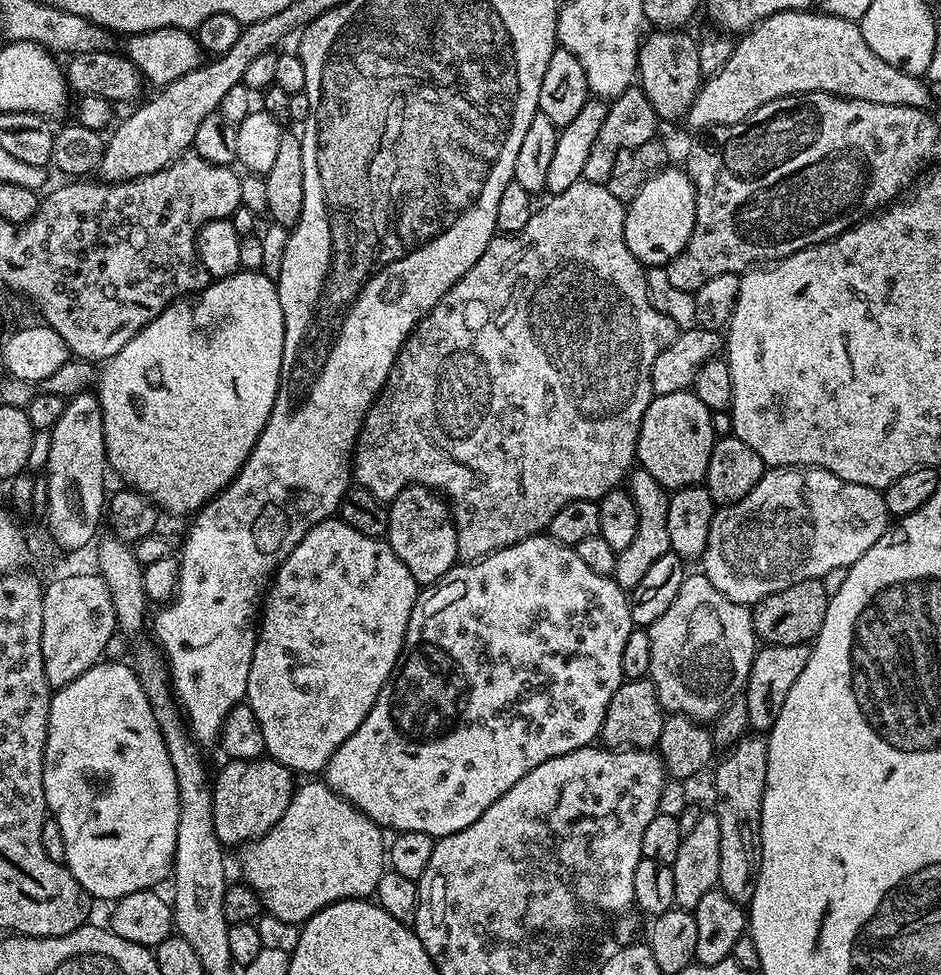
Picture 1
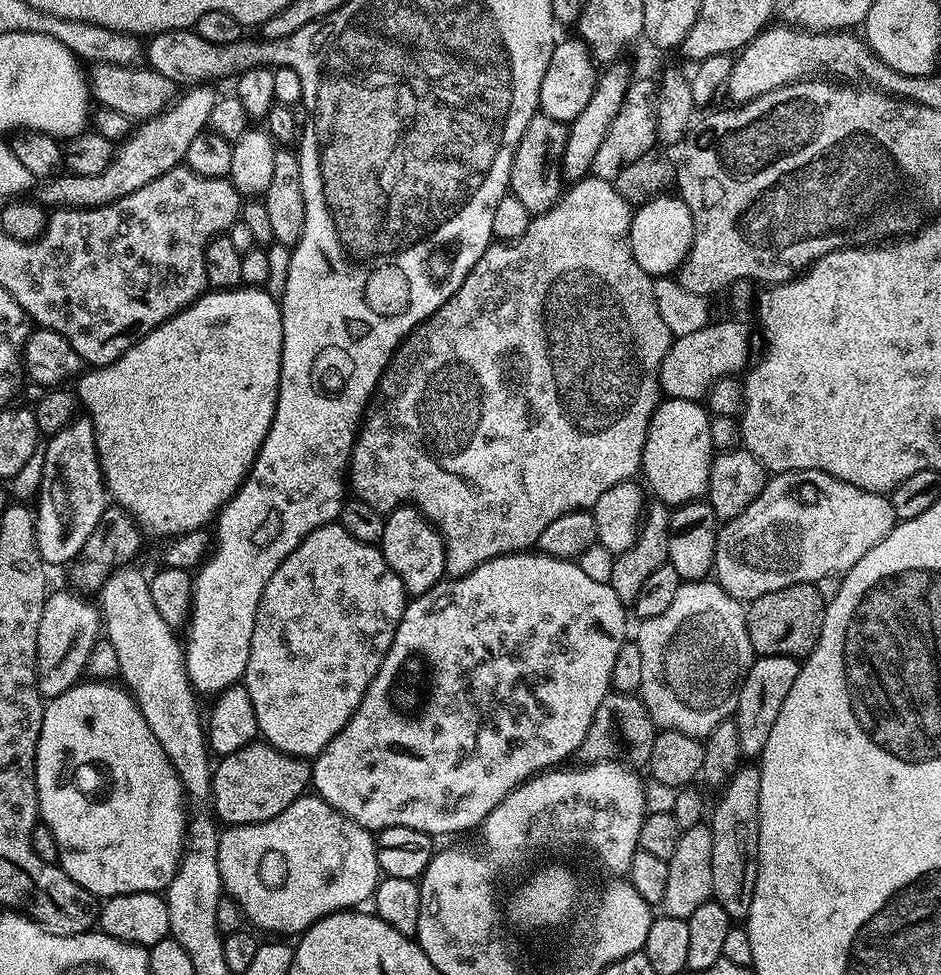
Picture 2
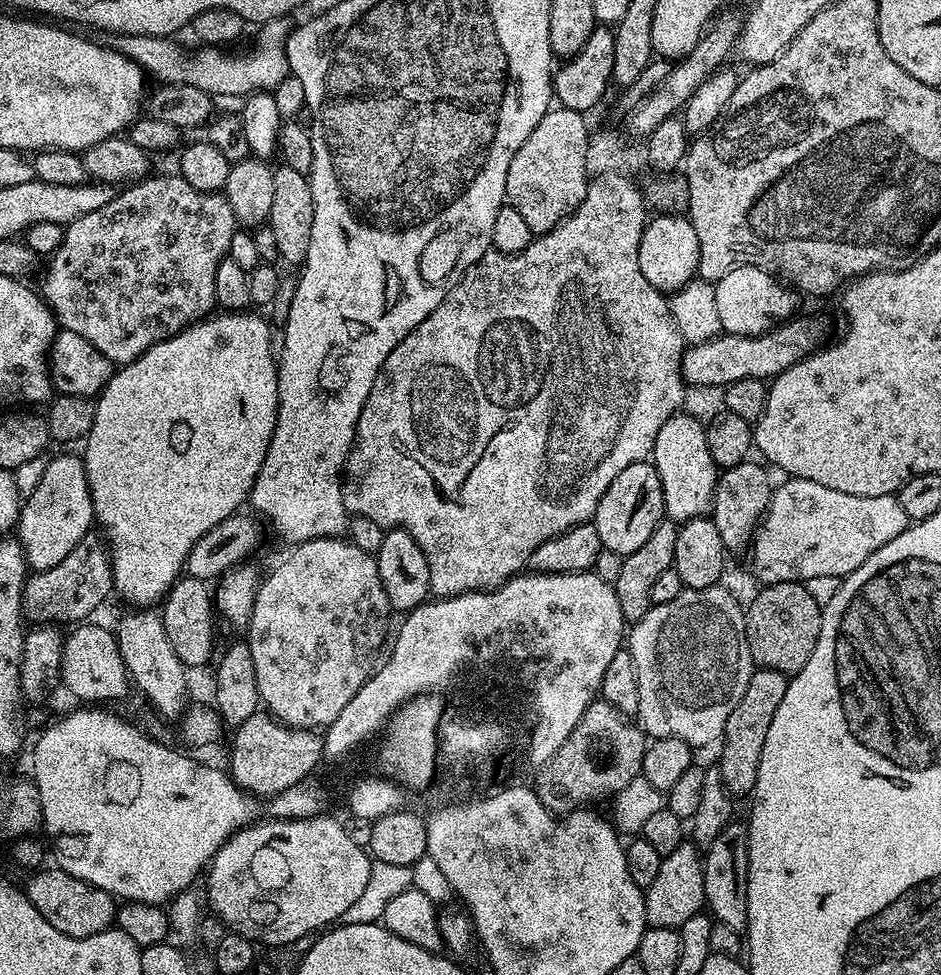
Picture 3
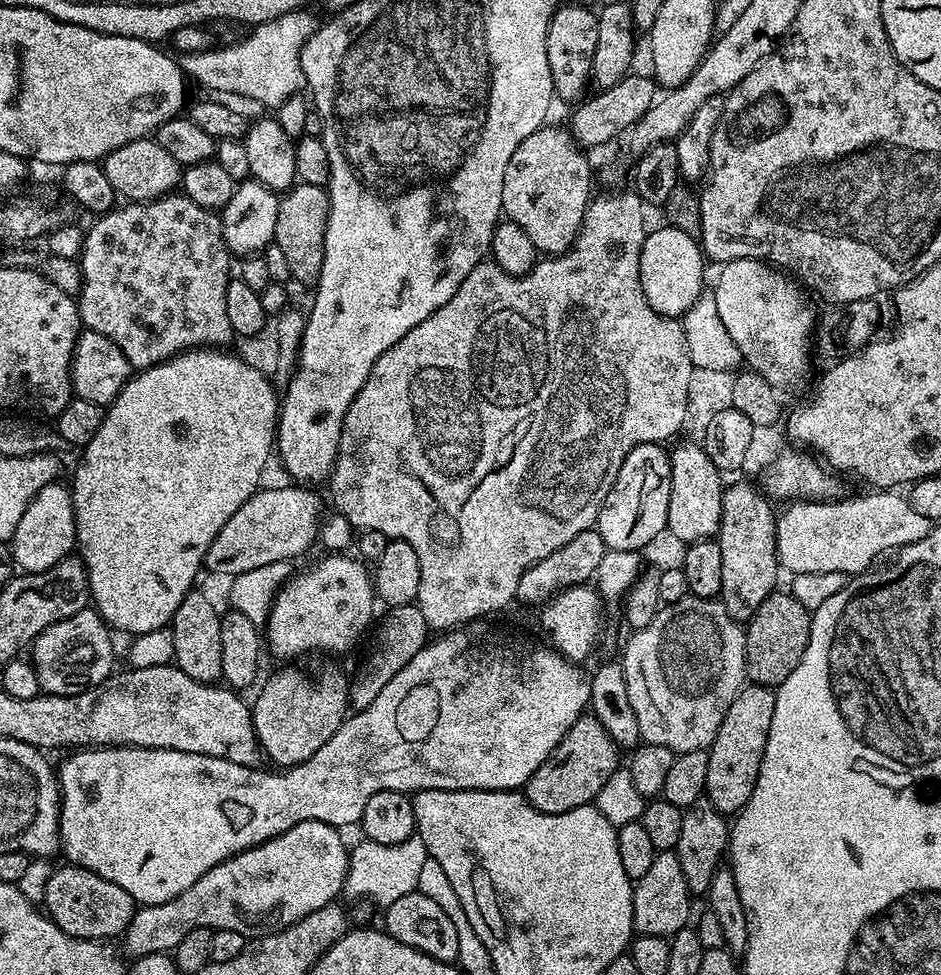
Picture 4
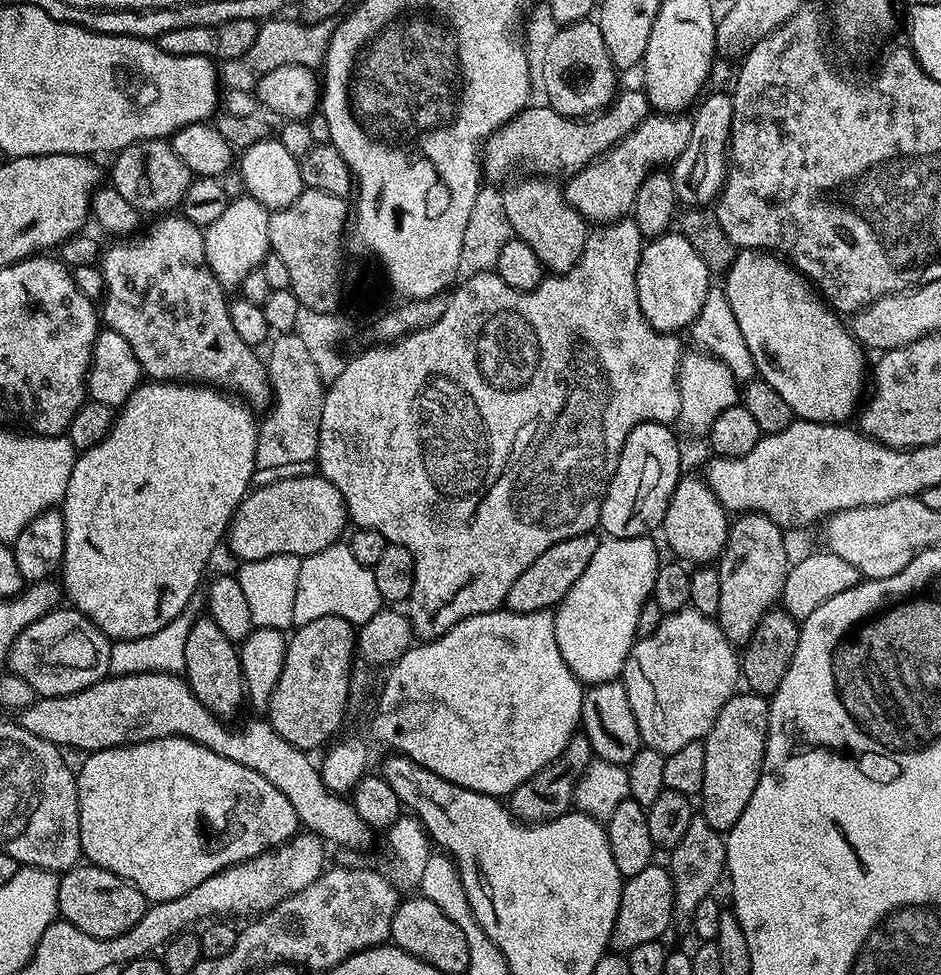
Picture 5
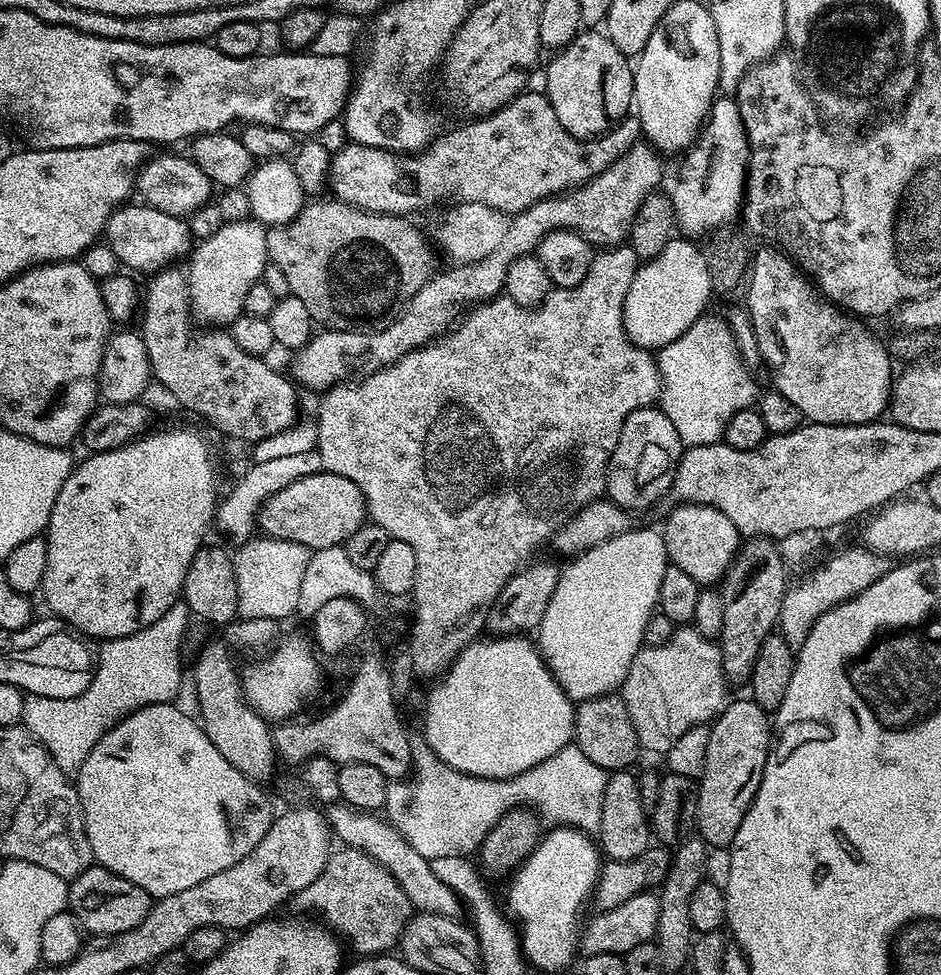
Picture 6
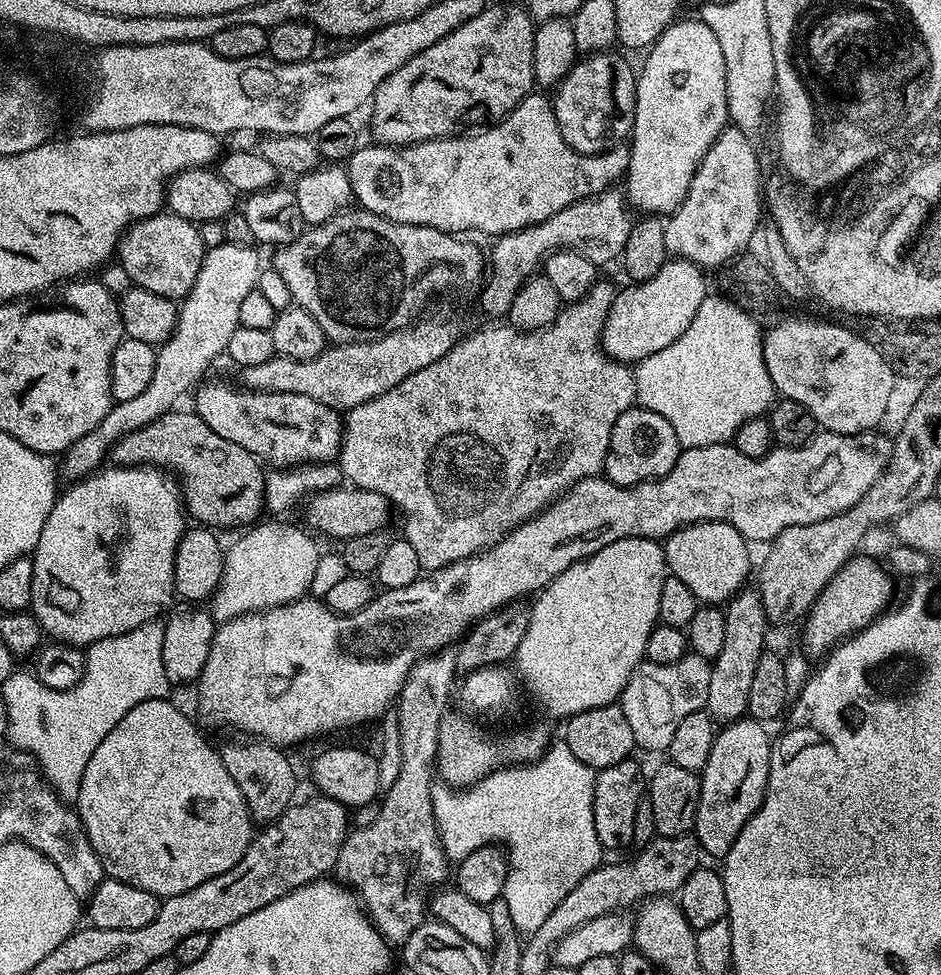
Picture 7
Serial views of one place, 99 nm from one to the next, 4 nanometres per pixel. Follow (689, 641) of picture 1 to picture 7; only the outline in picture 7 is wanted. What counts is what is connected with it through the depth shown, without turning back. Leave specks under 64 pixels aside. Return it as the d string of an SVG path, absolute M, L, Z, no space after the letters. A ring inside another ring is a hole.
M695 654L686 655L678 662L669 664L642 662L634 669L618 703L622 714L626 714L626 722L630 722L637 749L667 753L670 738L674 738L674 730L678 730L682 718L686 718L686 714L705 711L711 673L712 664Z

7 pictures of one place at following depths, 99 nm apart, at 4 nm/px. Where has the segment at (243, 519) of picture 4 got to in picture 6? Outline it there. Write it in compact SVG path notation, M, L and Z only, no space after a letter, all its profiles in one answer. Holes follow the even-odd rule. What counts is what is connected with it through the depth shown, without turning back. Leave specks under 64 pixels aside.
M320 471L310 474L309 477L299 478L296 482L291 482L284 490L278 491L261 506L258 515L258 528L261 533L270 538L279 540L293 540L310 550L324 547L338 547L358 530L366 522L366 509L364 506L364 495L350 478L342 478L342 474Z

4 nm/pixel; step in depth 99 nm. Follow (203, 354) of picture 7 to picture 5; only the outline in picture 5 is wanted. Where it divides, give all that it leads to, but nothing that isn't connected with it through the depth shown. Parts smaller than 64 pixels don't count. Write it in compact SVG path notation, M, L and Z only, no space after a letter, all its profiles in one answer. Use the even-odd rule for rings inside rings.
M246 194L228 201L220 217L203 229L206 262L225 290L239 289L246 274L263 265L270 251L269 215L269 209L263 208L253 196Z

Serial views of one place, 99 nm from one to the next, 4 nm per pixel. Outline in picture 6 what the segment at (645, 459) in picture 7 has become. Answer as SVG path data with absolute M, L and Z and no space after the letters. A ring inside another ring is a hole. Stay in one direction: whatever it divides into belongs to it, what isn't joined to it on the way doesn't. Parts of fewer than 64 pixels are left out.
M659 407L634 410L634 414L630 414L630 418L626 418L622 426L622 434L618 434L618 446L614 446L614 454L608 463L607 499L629 514L644 512L647 508L654 507L656 500L667 497L672 491L681 451L678 430L674 430L674 422L670 422L670 418L666 418L666 414Z

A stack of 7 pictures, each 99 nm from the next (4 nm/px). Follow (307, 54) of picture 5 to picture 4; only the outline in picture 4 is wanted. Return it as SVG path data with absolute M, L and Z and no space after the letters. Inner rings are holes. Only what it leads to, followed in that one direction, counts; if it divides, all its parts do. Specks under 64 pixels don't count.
M308 10L282 14L282 18L255 25L249 31L252 33L242 37L237 44L228 44L225 48L213 46L205 52L184 56L184 75L189 81L197 80L202 87L209 88L212 91L209 93L225 97L245 96L256 104L265 104L269 110L275 110L288 96L297 95L305 87L300 55L302 46L315 34L317 27L318 20Z

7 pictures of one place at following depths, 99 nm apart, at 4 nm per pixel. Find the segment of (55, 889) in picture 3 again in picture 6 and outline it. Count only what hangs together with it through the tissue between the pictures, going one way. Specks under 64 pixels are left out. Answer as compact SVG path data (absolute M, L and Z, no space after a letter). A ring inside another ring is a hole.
M99 866L87 868L74 877L68 886L68 908L81 929L92 936L117 936L126 930L134 930L134 926L138 926L146 918L146 914L150 914L153 903L153 896L142 890L142 886L134 886L134 882Z

